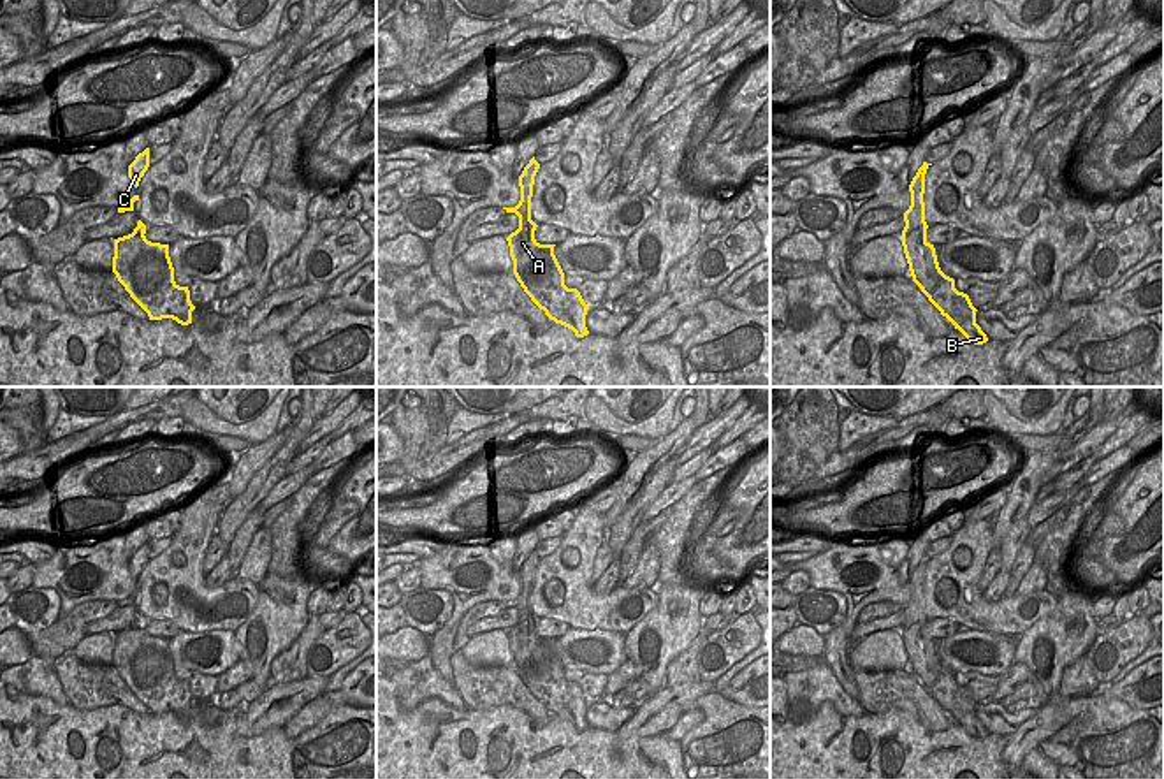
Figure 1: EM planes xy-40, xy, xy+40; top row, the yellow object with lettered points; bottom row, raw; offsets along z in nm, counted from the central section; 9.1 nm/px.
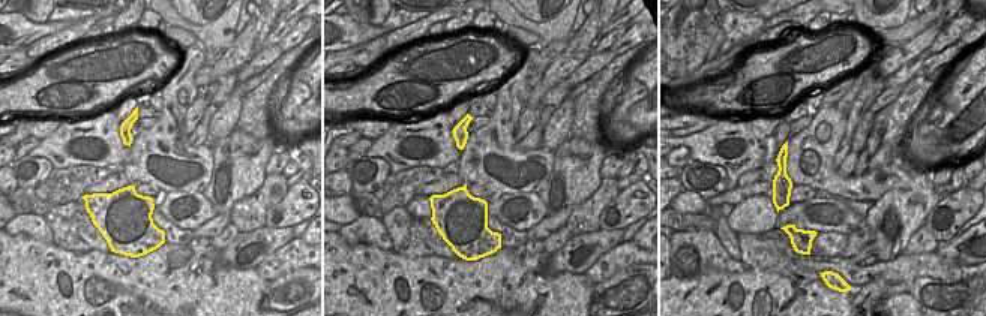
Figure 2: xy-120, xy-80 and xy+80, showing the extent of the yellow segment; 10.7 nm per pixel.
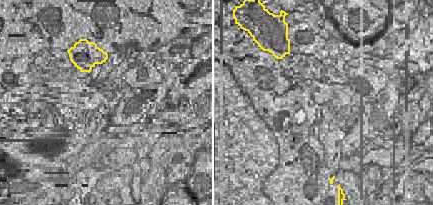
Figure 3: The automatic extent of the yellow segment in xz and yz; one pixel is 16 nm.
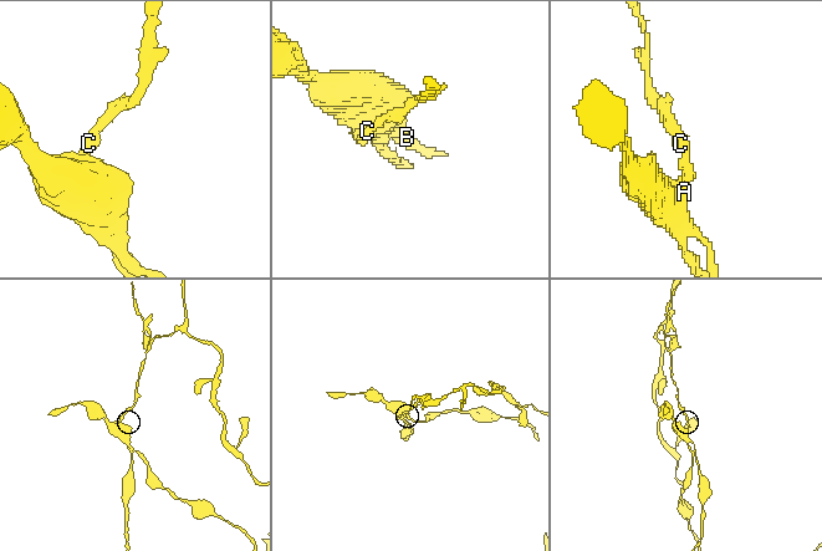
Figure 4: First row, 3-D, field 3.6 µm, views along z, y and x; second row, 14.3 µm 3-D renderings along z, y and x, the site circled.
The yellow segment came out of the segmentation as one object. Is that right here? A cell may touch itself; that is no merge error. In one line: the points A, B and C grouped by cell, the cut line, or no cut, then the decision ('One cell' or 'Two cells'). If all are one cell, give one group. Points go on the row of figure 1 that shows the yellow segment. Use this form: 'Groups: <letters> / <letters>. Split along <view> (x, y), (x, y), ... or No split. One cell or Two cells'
Groups: A C / B. Split along xy (540, 245), (530, 250), (530, 259), (521, 268), (514, 266). Two cells

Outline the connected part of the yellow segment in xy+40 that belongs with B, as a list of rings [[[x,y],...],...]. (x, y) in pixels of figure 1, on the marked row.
[[[941,271],[941,278],[930,294],[928,301],[958,329],[971,343],[983,345],[986,334],[976,324],[976,308],[967,294],[955,288],[955,280]]]

